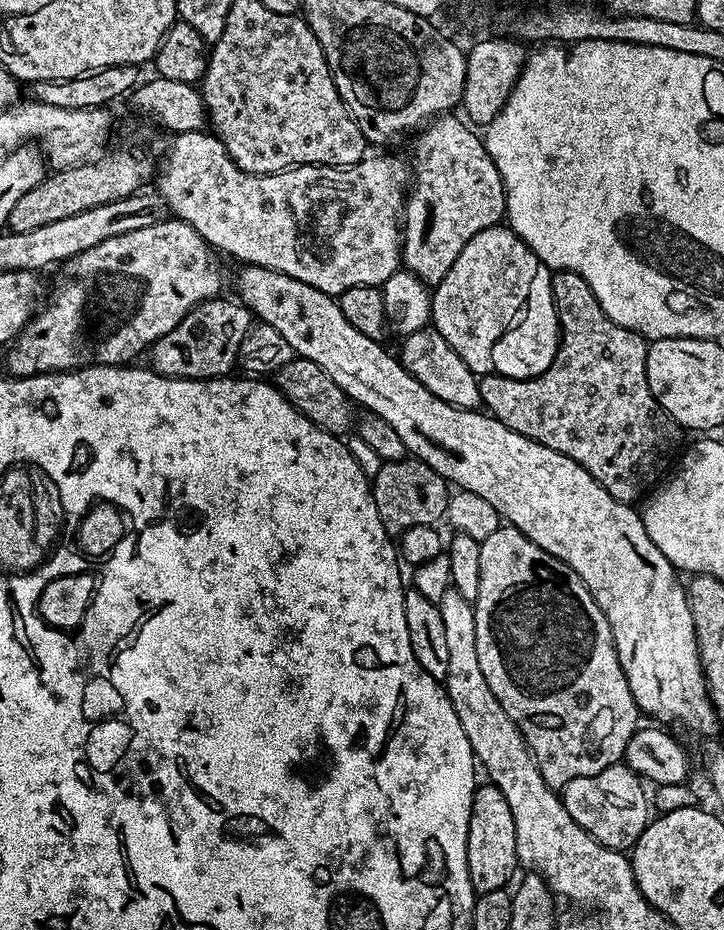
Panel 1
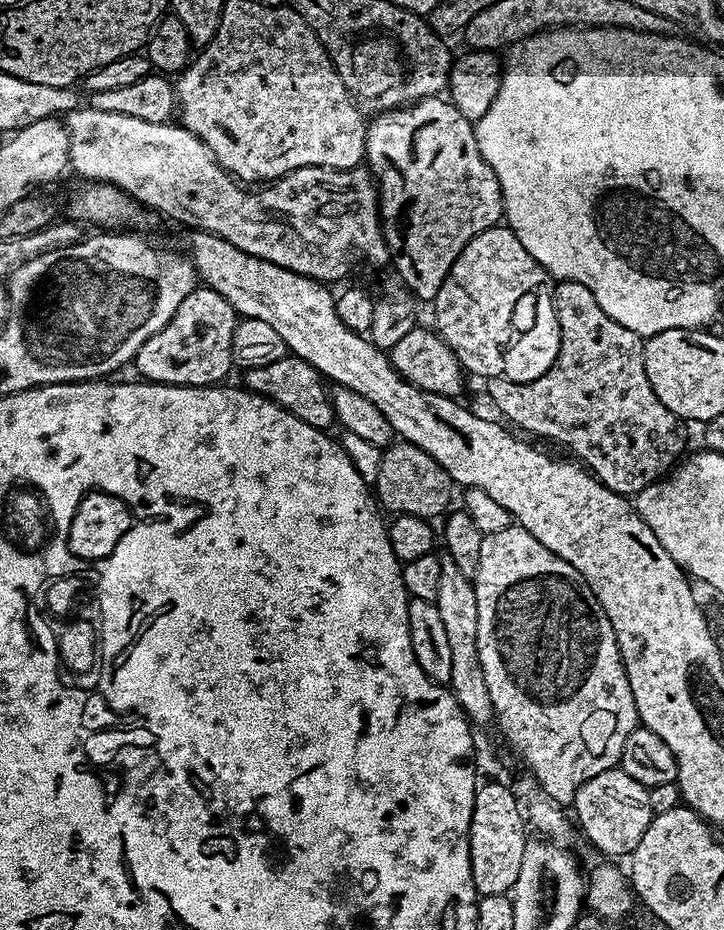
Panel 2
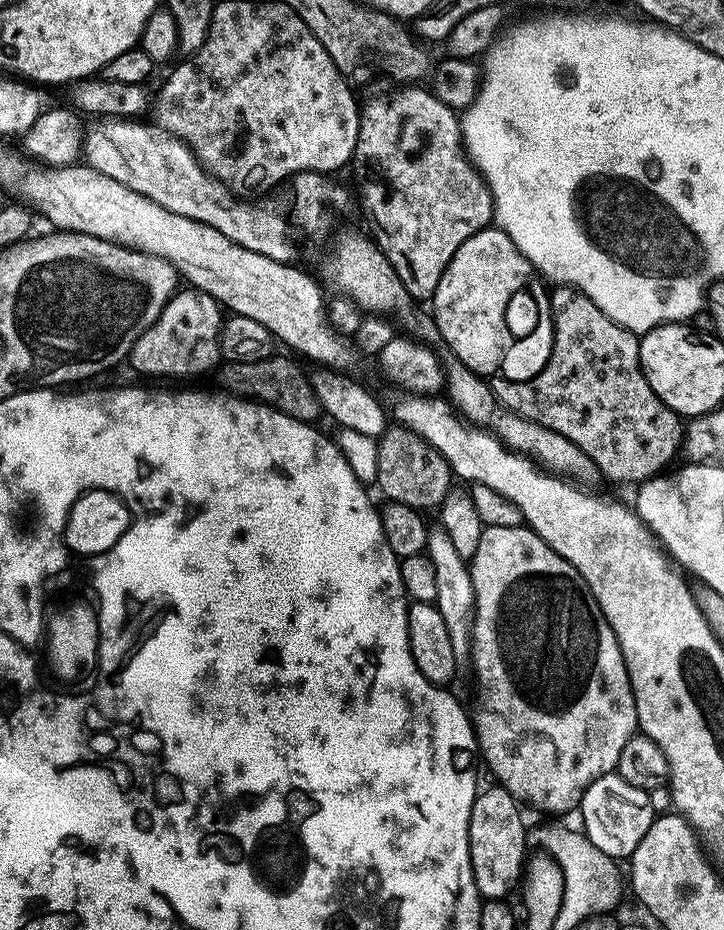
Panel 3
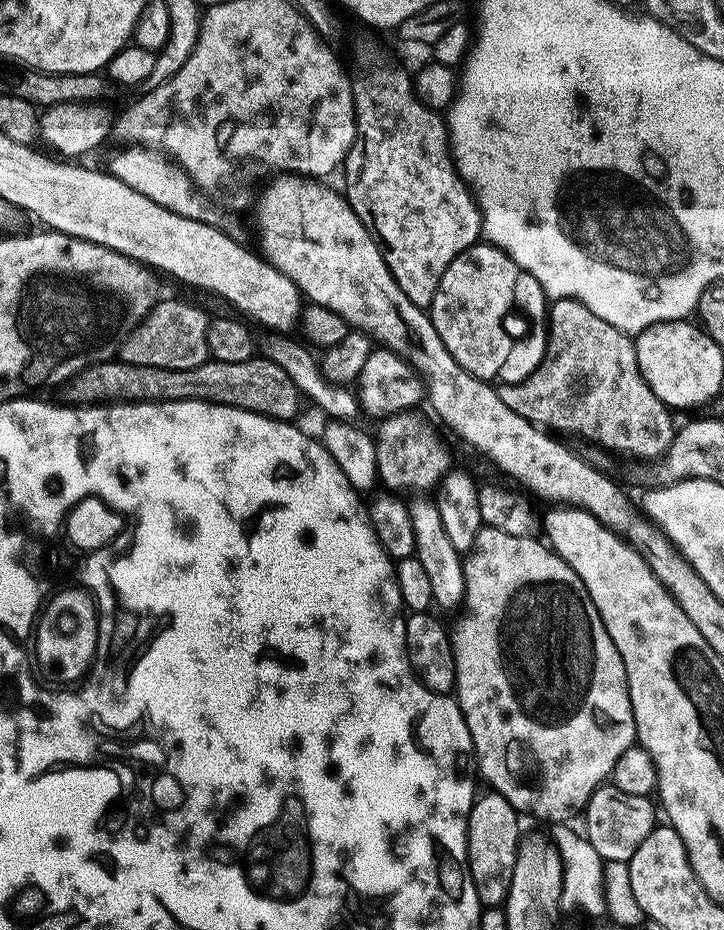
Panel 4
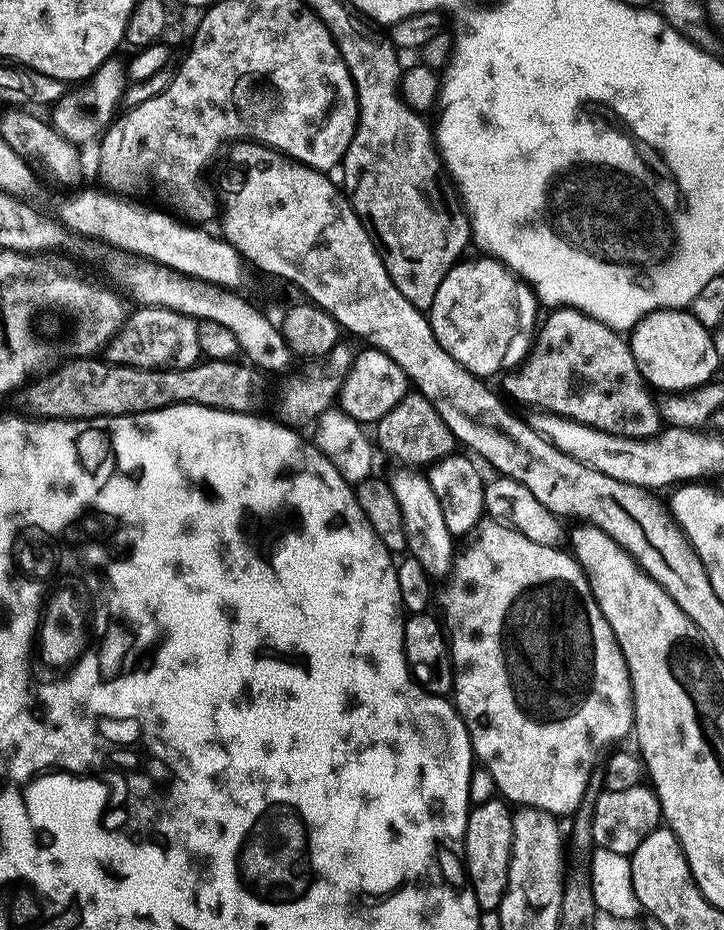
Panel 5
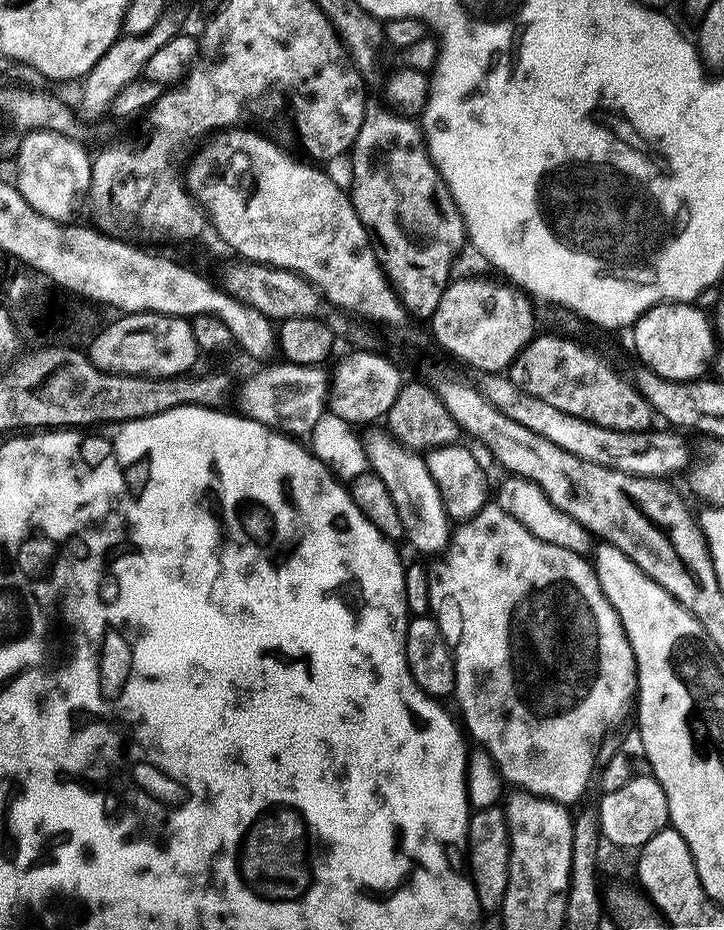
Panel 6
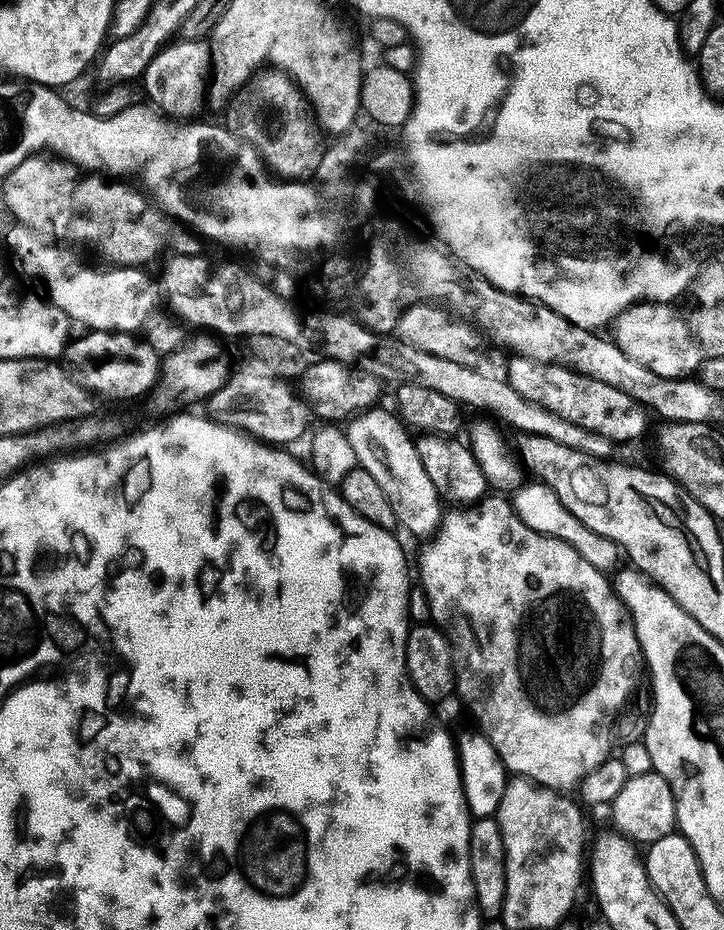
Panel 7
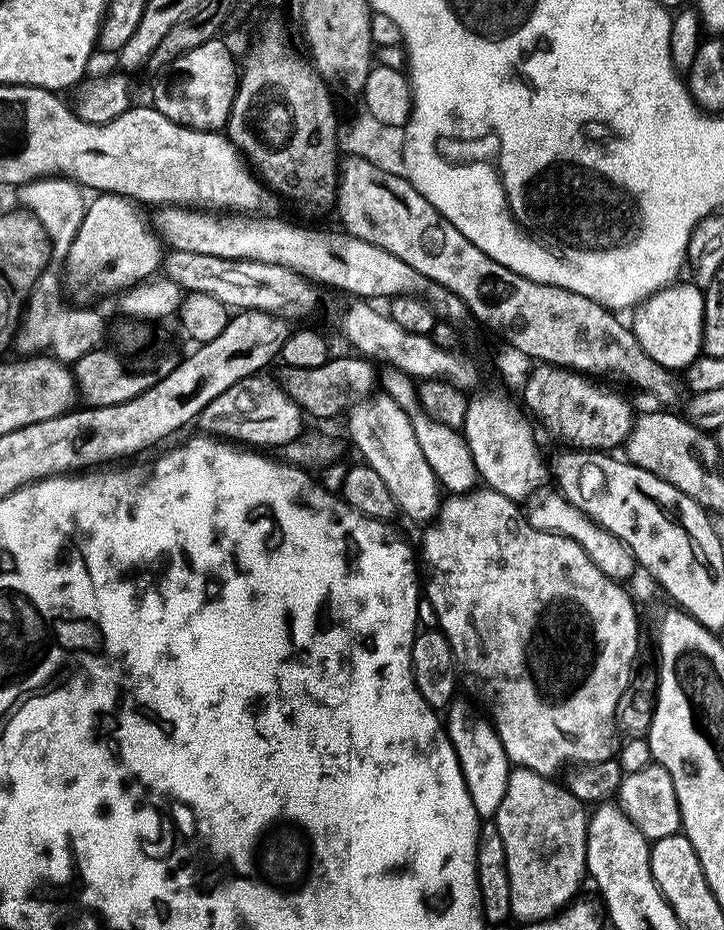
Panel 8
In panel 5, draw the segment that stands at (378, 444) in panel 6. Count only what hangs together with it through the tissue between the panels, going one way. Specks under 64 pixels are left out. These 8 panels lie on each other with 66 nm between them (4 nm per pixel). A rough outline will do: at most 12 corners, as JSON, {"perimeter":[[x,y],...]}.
{"perimeter":[[427,475],[390,476],[407,551],[429,577],[447,577],[454,538]]}

